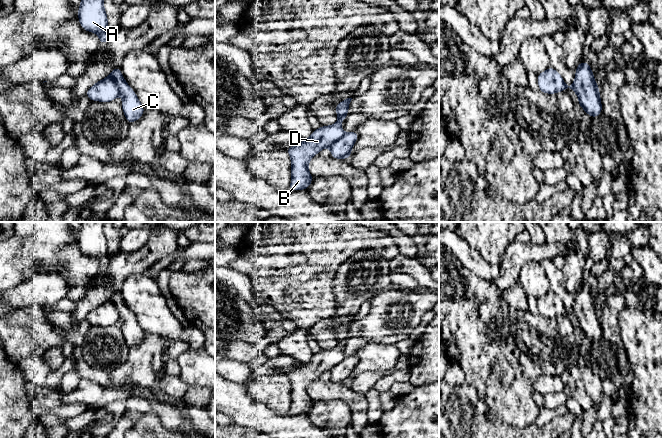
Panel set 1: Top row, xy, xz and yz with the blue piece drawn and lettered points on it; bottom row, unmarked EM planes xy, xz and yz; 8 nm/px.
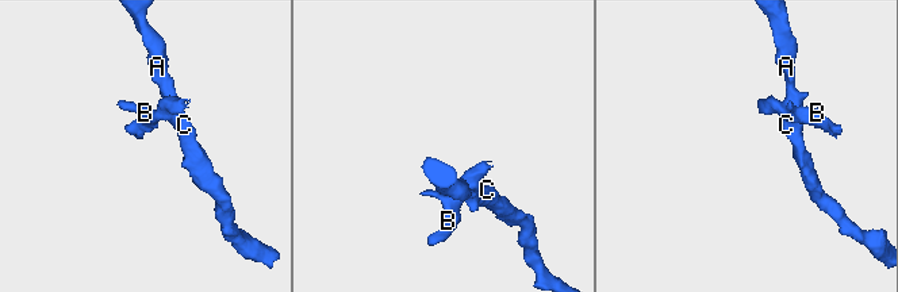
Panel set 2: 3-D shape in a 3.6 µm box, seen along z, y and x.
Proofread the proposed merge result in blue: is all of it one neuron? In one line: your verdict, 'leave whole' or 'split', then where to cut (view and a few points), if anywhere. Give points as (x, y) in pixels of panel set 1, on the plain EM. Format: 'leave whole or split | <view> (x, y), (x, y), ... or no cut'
split | xy (109, 299), (115, 305), (119, 317)

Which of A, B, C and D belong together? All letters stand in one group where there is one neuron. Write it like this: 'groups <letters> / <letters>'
groups A C / B D

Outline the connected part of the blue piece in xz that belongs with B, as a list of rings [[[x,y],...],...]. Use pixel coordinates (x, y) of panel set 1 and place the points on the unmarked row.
[[[347,322],[336,329],[337,346],[330,350],[321,350],[313,354],[308,363],[301,367],[286,372],[291,382],[291,408],[289,415],[308,413],[313,404],[308,389],[311,382],[317,379],[322,373],[330,371],[339,364],[345,357],[340,350],[348,340],[348,332],[352,322]]]

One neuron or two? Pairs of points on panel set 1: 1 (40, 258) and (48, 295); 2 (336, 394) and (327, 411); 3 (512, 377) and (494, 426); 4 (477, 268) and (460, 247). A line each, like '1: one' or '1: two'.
1: two
2: two
3: two
4: one

